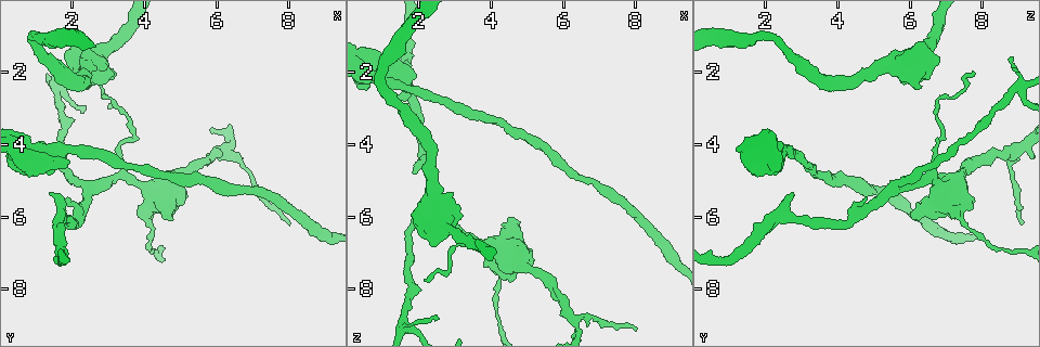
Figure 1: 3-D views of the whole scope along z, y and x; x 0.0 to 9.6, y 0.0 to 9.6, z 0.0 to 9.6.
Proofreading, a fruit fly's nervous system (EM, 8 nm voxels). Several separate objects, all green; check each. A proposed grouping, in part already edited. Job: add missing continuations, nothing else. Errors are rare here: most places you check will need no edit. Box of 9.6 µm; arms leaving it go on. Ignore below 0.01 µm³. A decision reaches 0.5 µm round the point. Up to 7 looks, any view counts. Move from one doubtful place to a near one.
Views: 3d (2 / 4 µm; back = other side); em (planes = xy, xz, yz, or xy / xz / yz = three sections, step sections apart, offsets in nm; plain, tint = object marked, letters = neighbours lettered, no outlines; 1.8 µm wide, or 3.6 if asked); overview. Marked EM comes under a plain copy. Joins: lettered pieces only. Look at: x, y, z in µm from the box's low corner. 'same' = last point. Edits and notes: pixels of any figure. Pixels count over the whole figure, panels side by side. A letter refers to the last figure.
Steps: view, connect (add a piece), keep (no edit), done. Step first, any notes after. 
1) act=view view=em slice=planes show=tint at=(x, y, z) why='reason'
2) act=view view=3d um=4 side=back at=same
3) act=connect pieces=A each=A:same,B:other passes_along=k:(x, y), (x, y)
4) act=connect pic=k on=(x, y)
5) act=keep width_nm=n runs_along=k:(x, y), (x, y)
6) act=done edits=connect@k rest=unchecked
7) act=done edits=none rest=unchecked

act=view view=em slice=planes show=tint at=(1.45, 5.40, 2.75) why='free end'

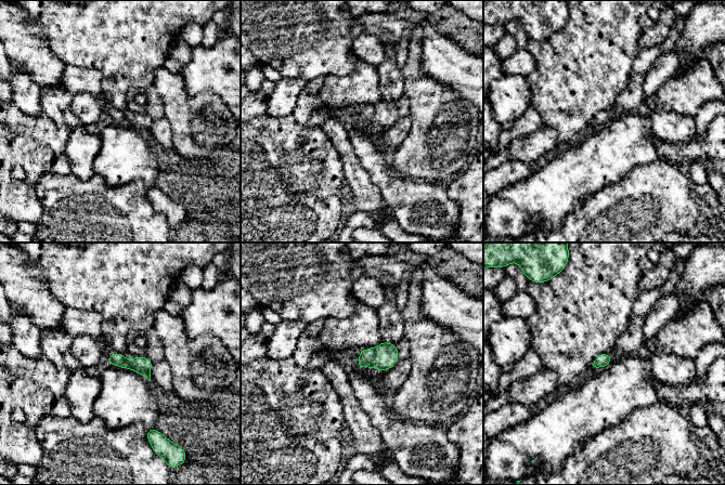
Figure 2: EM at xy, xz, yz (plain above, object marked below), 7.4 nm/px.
act=view view=em slice=planes show=letters at=same

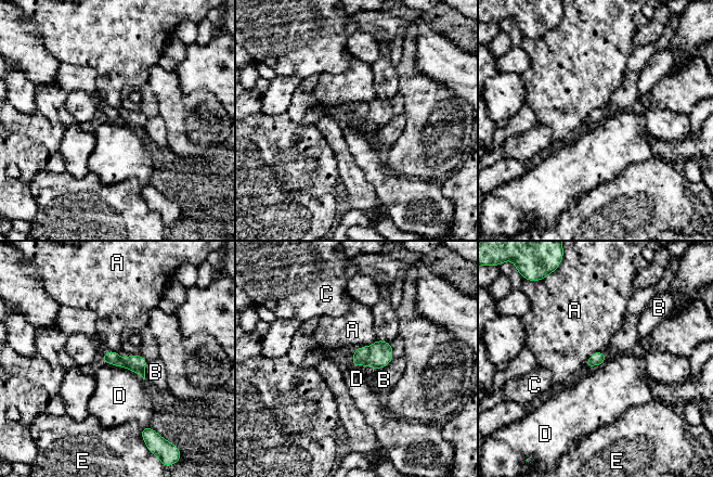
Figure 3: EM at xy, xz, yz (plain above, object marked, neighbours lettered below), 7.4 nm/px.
act=keep each=A:other,B:other,C:other,D:other,E:other found='none of them fits'

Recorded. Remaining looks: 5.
act=view view=3d um=4 at=(0.90, 1.05, 2.05) why='sharp bend'

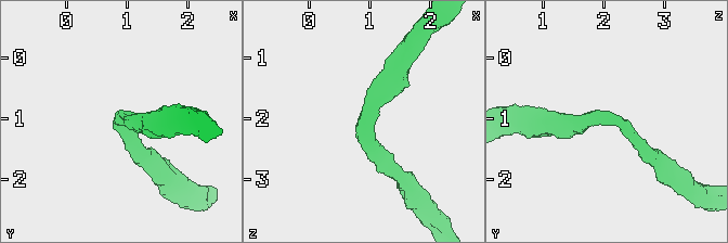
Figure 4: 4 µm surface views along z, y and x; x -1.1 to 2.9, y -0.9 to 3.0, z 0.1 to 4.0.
act=view view=em slice=planes show=tint at=(0.90, 1.00, 2.10) arm_widths_nm=220,280

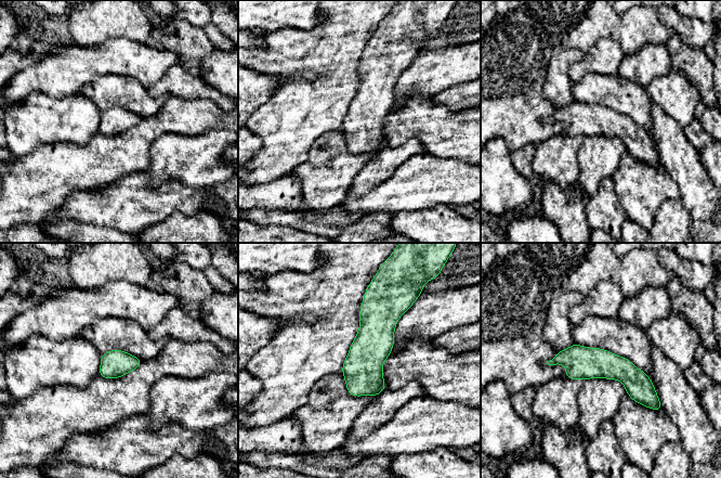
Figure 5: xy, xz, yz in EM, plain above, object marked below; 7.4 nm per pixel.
act=view view=em slice=planes show=letters at=same why='see the neighbours'

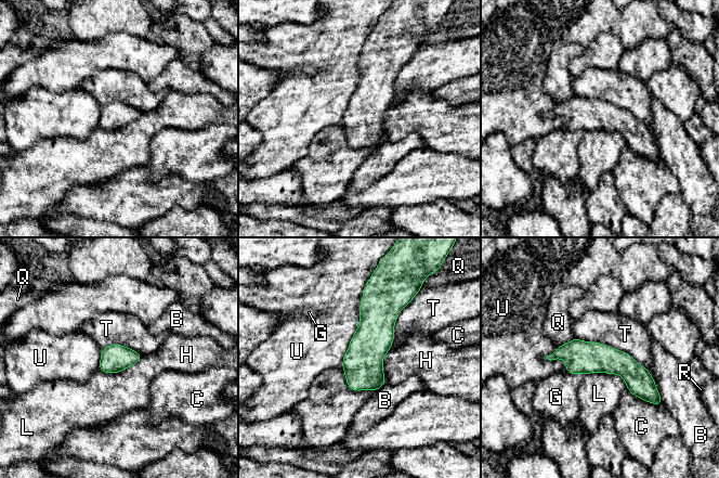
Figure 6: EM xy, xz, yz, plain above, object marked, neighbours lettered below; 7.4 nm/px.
act=keep width_nm=200 each=B:other,C:other,G:other,H:other,L:other,Q:other,R:other,T:other,U:other border=6:(585, 374), (616, 373), (627, 387) found='none of them fits'

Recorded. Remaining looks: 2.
act=view view=3d um=4 side=back at=(6.20, 4.30, 8.60) why='a fork'

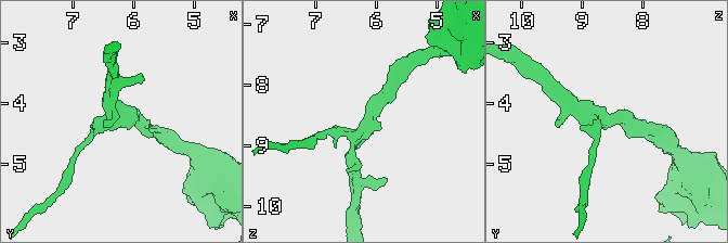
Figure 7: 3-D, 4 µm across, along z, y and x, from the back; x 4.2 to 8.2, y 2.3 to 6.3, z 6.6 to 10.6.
act=view view=em slice=planes show=letters at=(6.20, 4.30, 8.65) why='shape alone is not enough'

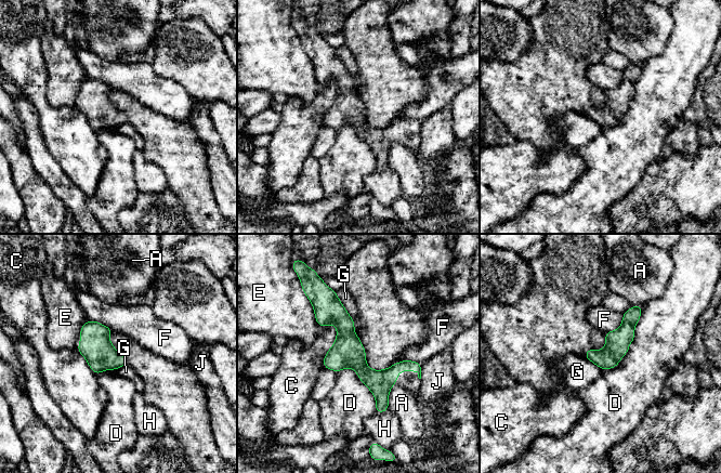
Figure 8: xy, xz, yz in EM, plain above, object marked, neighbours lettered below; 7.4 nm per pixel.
act=keep longest_contact=D:550nm each=A:other,C:other,D:other,E:other,F:other,G:other,H:other,J:other border=8:(337, 292), (356, 334) found='no lettered piece goes on from it'

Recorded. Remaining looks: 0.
act=done edits=none rest=unchecked

